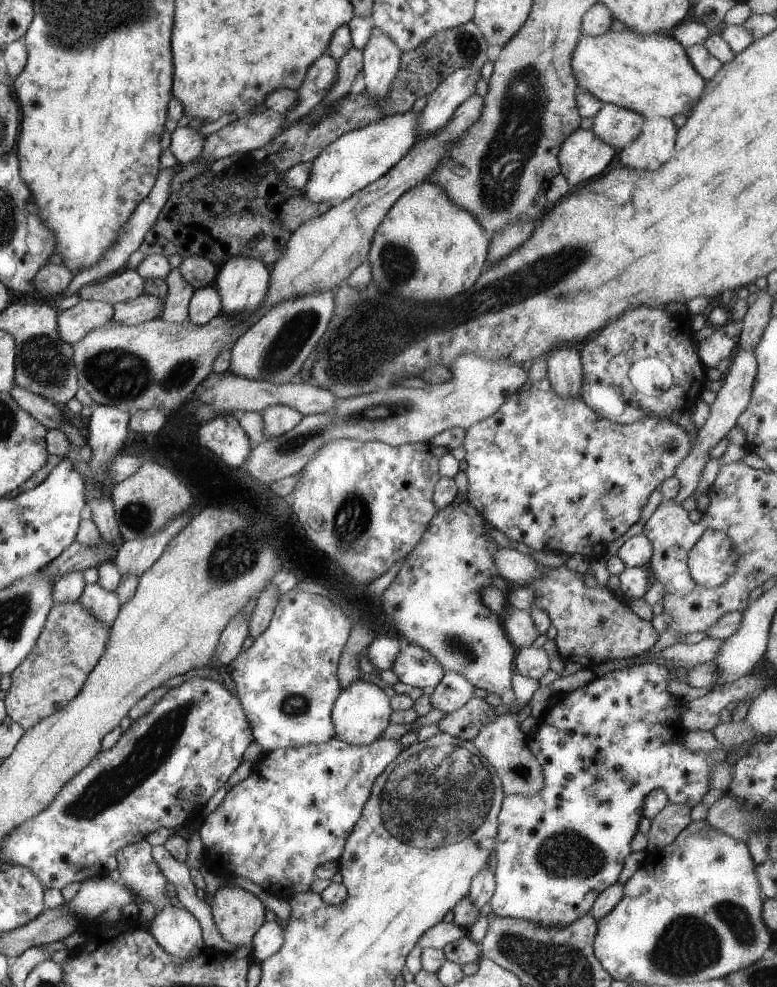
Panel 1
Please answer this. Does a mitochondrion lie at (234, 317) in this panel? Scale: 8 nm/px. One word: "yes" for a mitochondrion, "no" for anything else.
no

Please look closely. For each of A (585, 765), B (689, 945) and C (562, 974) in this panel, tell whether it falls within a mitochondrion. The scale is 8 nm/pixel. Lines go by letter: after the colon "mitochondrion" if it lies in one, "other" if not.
A: other
B: mitochondrion
C: mitochondrion

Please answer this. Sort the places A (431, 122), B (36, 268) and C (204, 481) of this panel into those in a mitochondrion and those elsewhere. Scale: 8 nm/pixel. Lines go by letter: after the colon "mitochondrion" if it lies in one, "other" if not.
A: other
B: other
C: other

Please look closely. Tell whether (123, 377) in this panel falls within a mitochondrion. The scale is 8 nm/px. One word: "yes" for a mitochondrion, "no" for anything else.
yes

